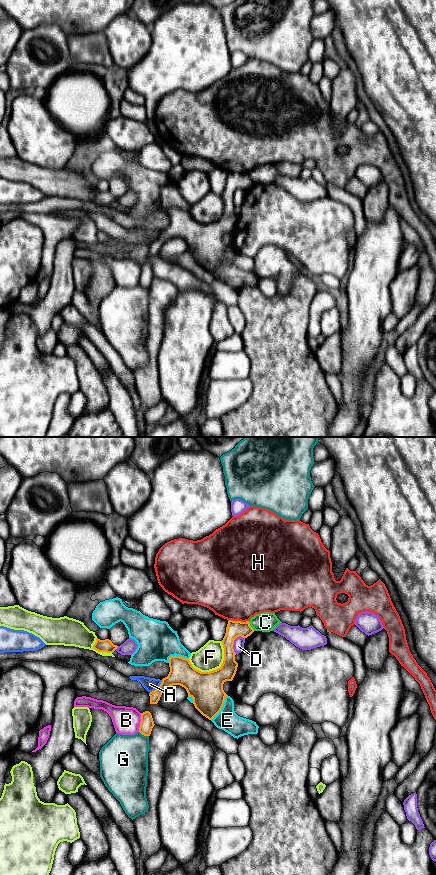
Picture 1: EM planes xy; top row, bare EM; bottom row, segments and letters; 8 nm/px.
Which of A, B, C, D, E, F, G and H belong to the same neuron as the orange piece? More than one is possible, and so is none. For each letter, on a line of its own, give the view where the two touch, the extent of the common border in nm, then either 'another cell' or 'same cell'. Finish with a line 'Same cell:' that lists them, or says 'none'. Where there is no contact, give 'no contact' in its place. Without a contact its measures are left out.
A: meets orange in xy; contact 140 nm long; another cell
B: meets orange in xy; contact 150 nm long; another cell
C: meets orange in xy; contact 90 nm long; another cell
D: meets orange in xy; contact 160 nm long; another cell
E: meets orange in xy; contact 240 nm long; another cell
F: meets orange in xy; contact 320 nm long; another cell
G: meets orange in xy; contact 90 nm long; another cell
H: meets orange in xy; contact 170 nm long; another cell
Same cell: none

